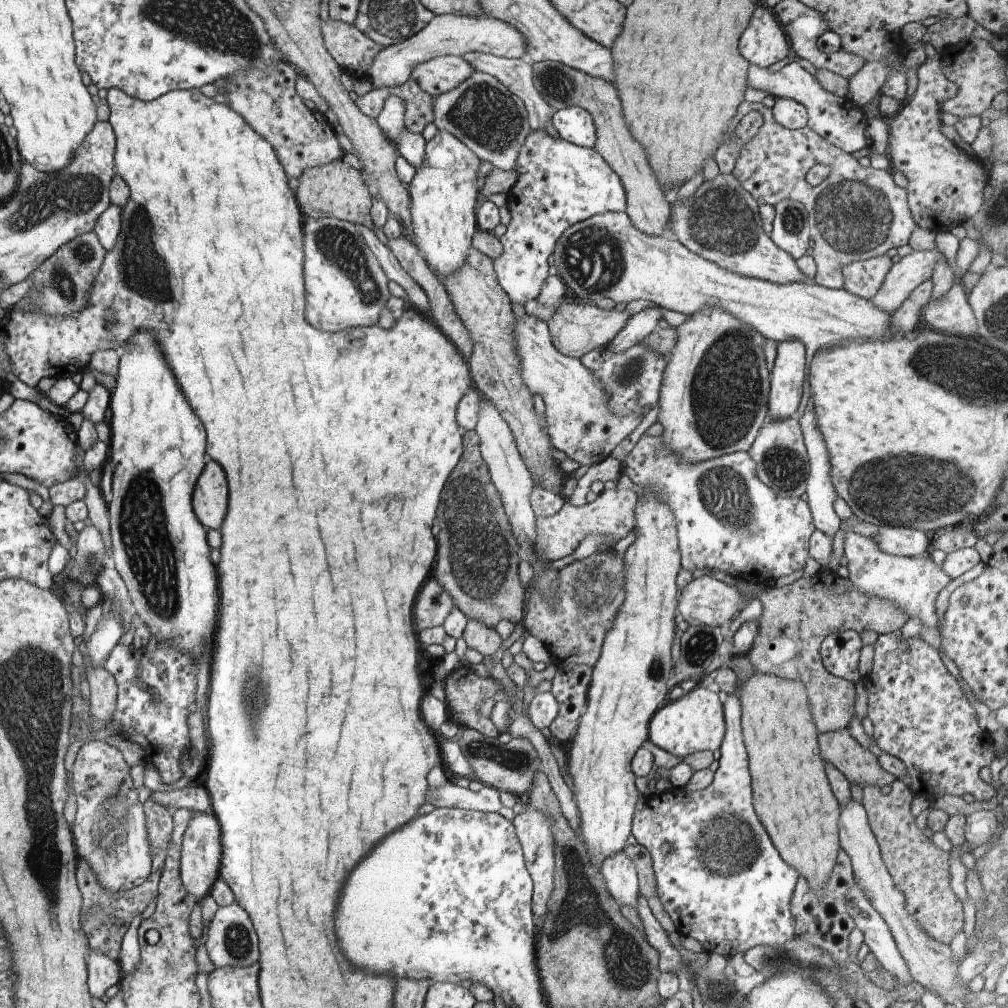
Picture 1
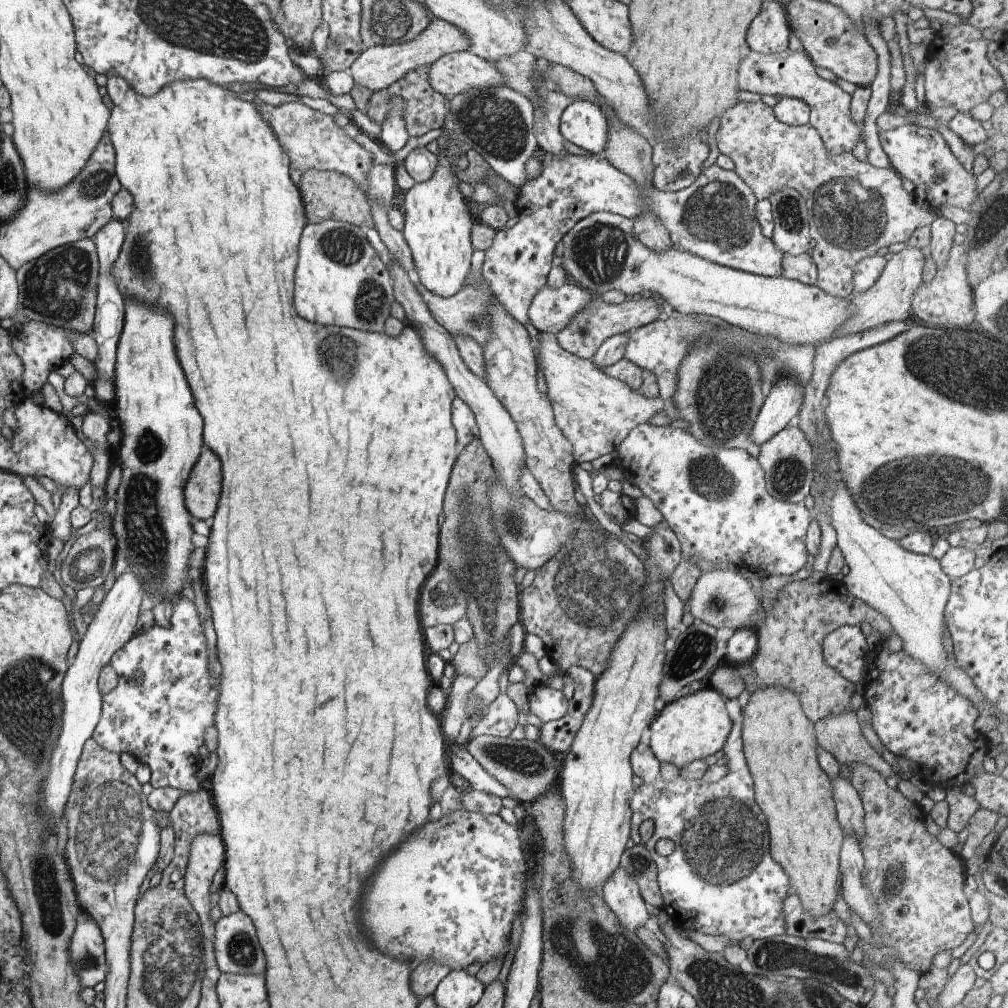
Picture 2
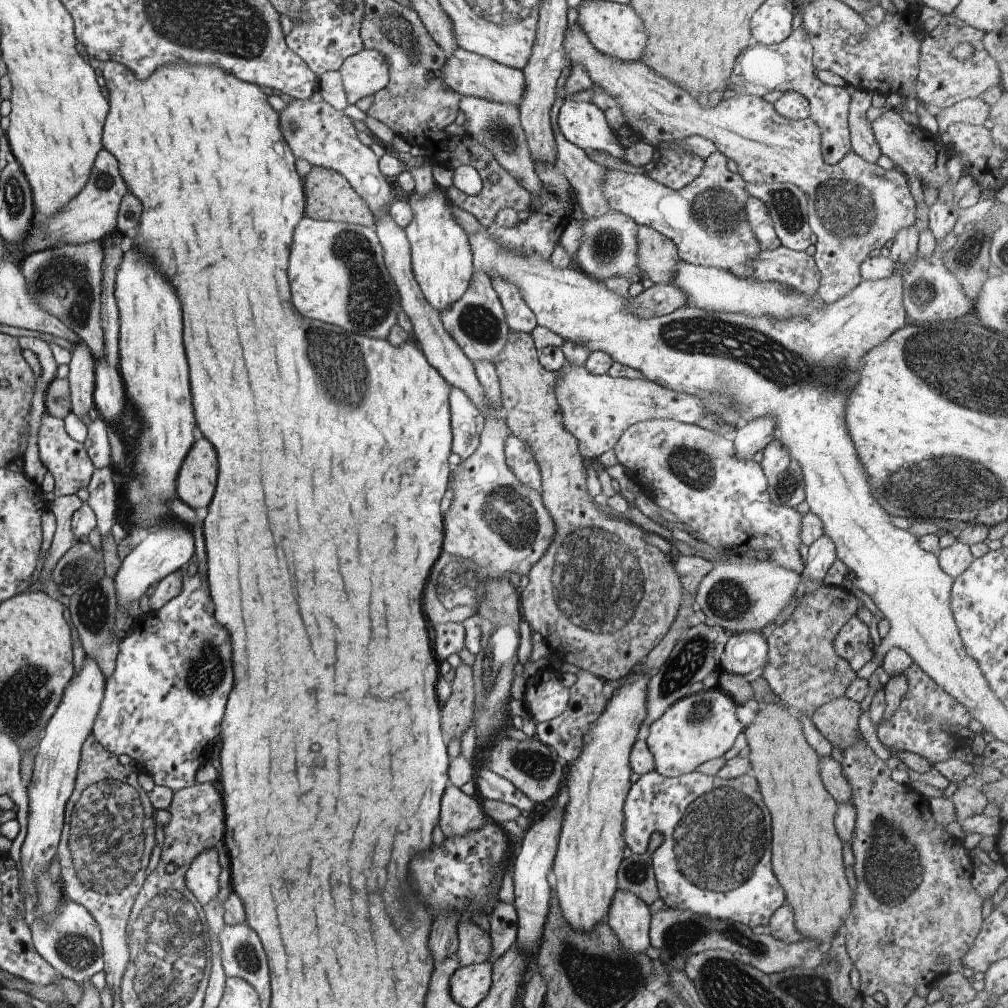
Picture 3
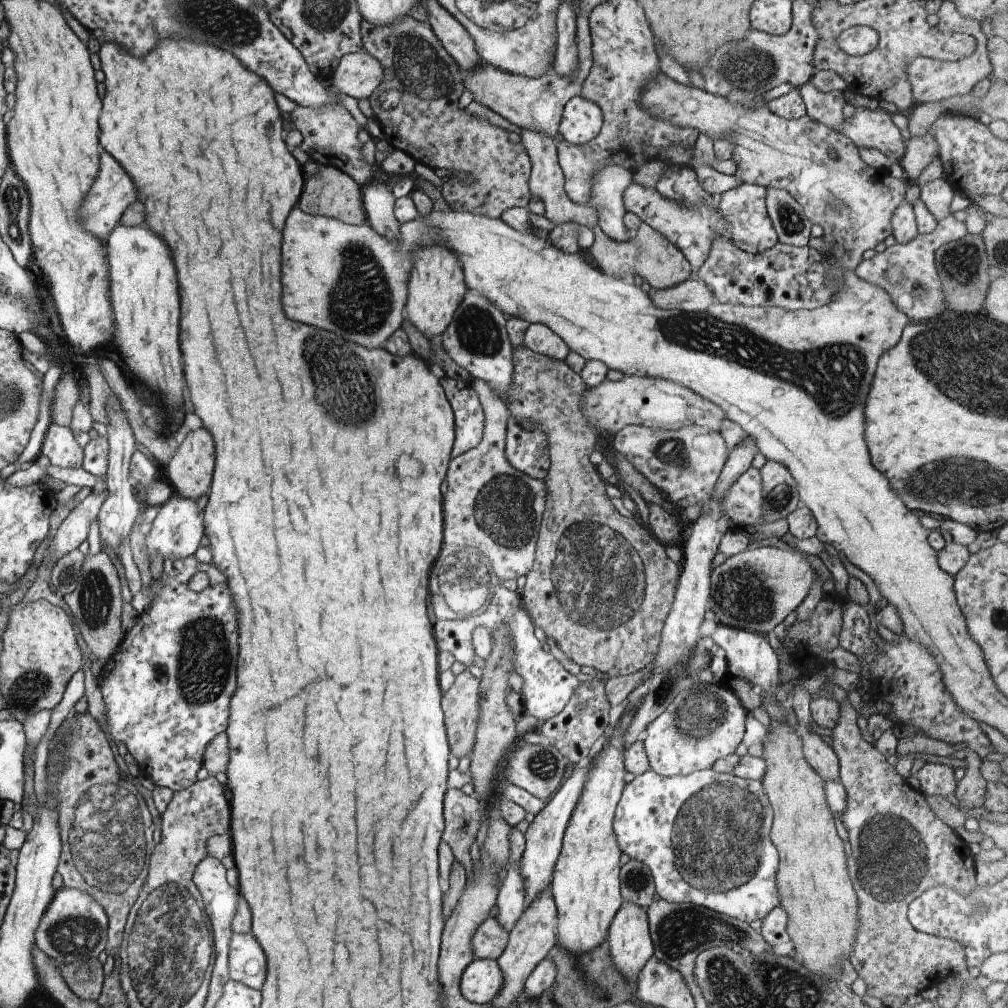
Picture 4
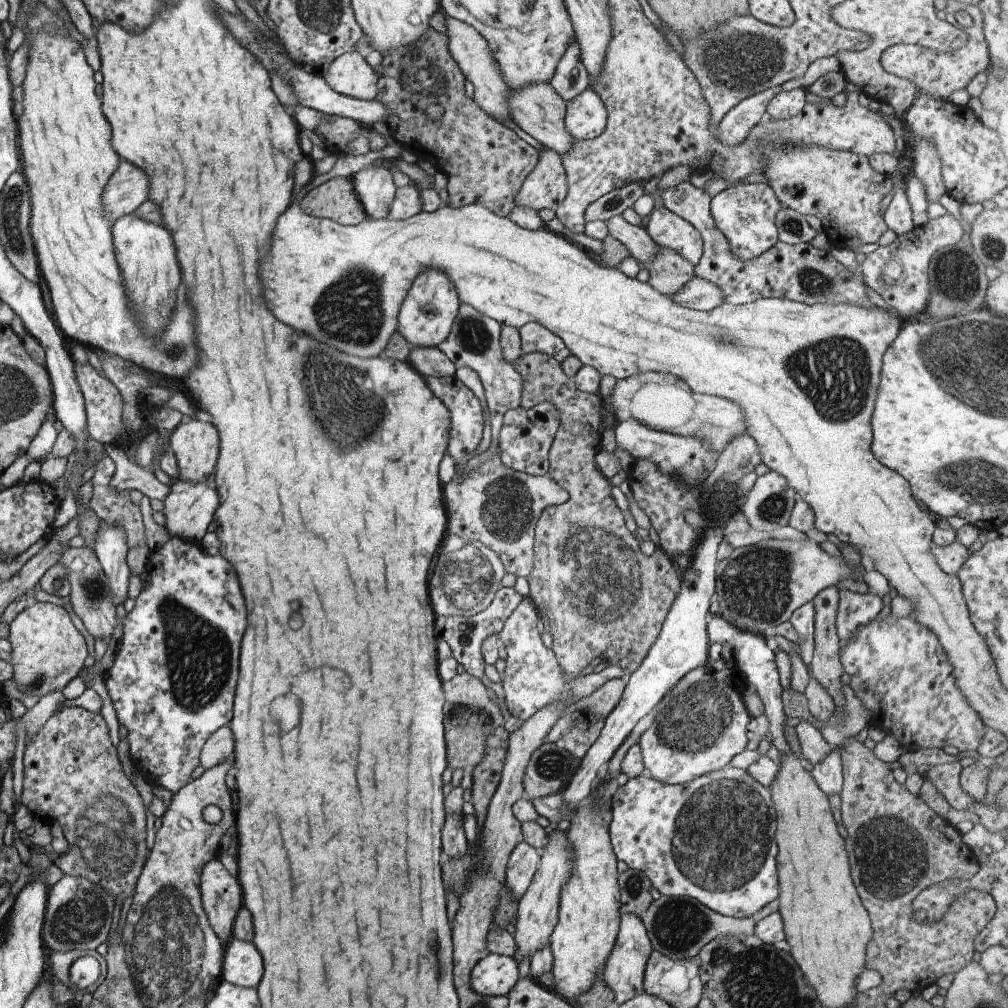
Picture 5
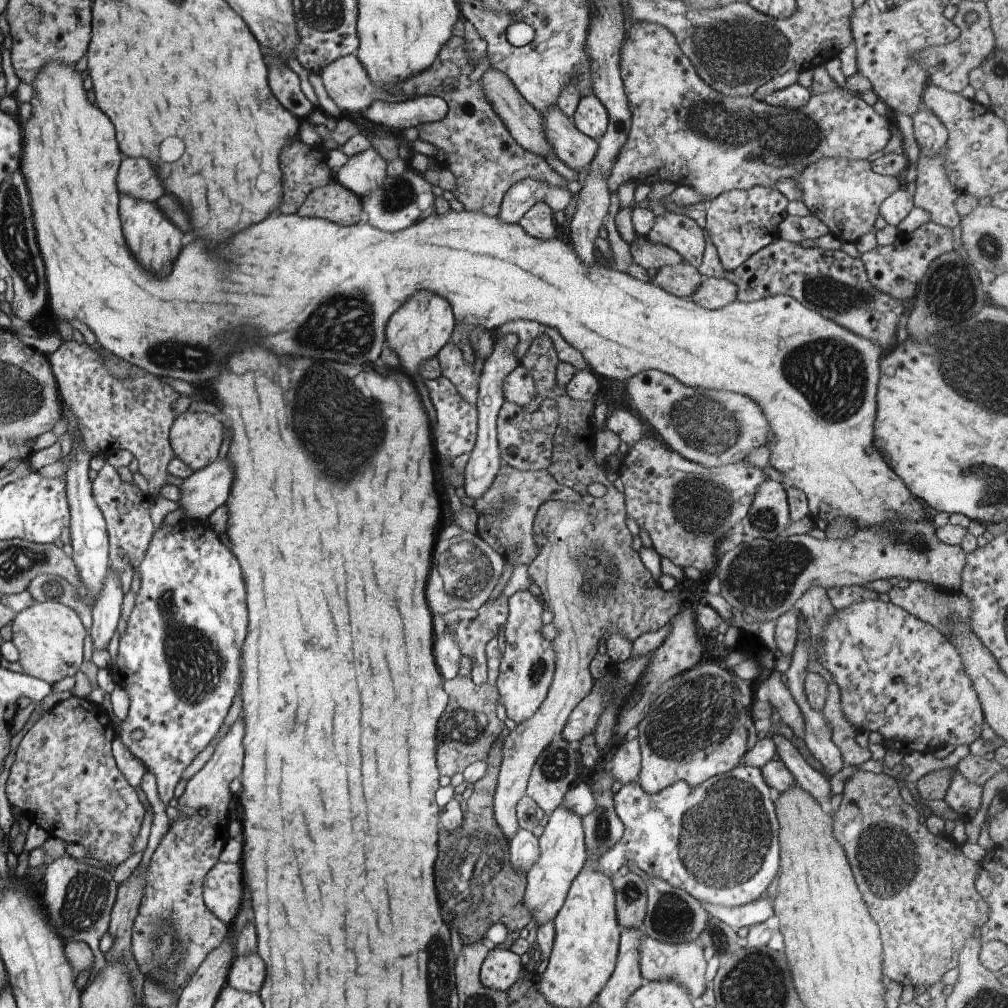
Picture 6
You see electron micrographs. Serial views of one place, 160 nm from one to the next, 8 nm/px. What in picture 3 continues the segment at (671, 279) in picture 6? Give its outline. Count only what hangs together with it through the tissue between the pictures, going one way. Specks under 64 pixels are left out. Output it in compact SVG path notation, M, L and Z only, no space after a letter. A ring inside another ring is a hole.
M639 225L637 241L640 276L654 283L671 282L676 265L682 261L674 241L646 225Z

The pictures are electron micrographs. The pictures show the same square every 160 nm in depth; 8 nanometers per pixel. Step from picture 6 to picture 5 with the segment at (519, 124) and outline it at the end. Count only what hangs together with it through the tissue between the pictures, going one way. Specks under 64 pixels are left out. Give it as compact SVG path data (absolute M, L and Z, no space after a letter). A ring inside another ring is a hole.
M444 14L444 16L446 20L445 34L449 38L449 51L452 58L458 63L466 80L474 85L475 93L473 100L486 114L496 118L498 122L500 120L511 120L507 110L507 96L510 88L508 88L502 78L498 63L495 62L486 39L473 26L450 15Z

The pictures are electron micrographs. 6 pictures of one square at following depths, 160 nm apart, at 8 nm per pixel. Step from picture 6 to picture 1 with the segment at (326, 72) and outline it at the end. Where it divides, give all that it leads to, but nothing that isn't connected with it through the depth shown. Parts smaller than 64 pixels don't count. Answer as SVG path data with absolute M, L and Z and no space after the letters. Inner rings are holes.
M435 15L418 34L398 44L384 47L368 70L373 88L402 86L411 78L413 68L420 63L444 55L461 57L466 53L486 53L507 59L526 58L525 36L510 23L488 15Z

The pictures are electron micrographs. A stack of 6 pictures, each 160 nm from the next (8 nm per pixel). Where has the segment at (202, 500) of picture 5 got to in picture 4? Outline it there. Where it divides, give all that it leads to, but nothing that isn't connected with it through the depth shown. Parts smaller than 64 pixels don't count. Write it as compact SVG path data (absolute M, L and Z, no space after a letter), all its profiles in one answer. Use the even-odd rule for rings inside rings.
M170 494L162 502L160 511L152 523L150 532L145 534L144 546L148 556L148 562L160 554L164 561L166 559L176 560L194 556L200 546L200 540L205 534L205 524L202 513L196 506L196 501L185 499L178 494Z

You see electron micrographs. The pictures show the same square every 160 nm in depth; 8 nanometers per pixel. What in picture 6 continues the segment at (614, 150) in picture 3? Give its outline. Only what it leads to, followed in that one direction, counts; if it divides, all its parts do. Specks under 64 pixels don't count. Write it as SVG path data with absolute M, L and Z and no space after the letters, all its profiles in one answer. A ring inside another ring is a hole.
M594 93L579 100L572 119L582 134L597 141L606 134L610 122L606 107Z

